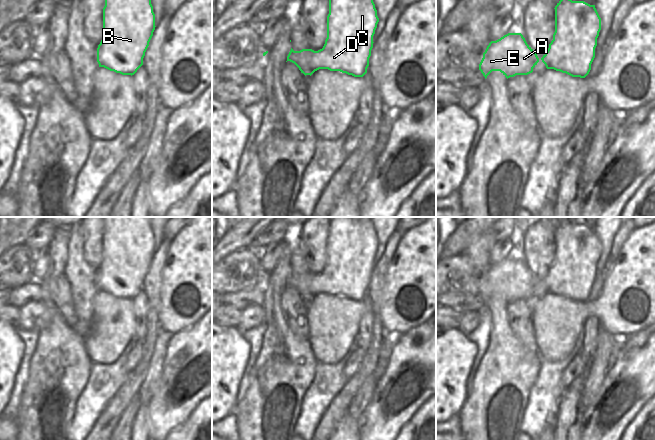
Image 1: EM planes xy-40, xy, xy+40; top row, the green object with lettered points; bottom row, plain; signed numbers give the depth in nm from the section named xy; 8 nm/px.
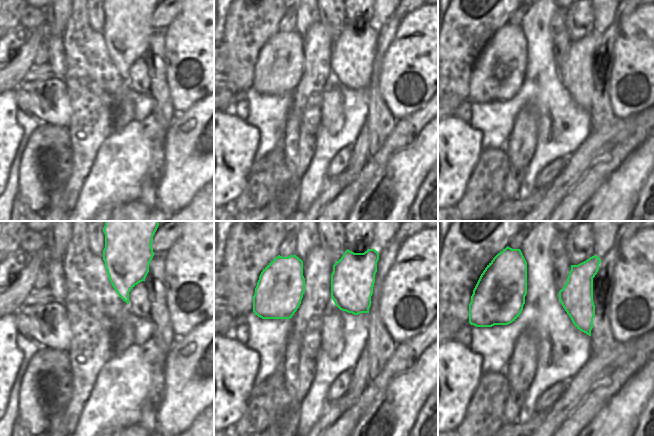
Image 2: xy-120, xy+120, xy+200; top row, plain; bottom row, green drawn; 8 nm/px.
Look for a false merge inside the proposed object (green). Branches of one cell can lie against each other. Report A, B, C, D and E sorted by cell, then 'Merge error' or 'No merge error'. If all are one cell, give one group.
Groups: A B C D E. No merge error

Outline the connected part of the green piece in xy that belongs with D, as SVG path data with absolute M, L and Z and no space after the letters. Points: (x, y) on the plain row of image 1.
M329 217L329 238L327 240L327 262L322 273L314 275L312 273L302 273L294 275L292 272L287 280L287 285L294 287L301 297L312 299L319 293L330 295L340 295L354 301L363 301L367 297L369 282L373 272L373 260L377 252L379 242L371 219L356 221L351 217Z

